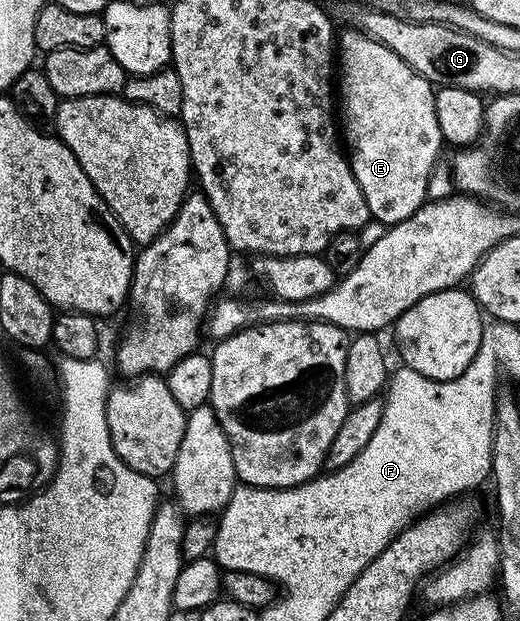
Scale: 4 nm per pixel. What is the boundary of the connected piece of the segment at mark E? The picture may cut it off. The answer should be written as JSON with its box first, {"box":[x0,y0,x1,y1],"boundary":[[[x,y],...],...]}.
{"box":[337,28,445,224],"boundary":[[[347,28],[344,31],[344,34],[340,33],[337,38],[337,106],[341,111],[341,134],[342,137],[343,134],[347,137],[348,147],[346,146],[346,149],[349,151],[351,170],[354,172],[357,184],[365,196],[365,204],[369,204],[369,212],[372,219],[376,222],[394,224],[405,220],[409,216],[413,216],[413,212],[417,212],[417,208],[428,201],[427,185],[431,179],[431,172],[440,161],[439,149],[444,149],[445,146],[441,136],[441,128],[437,128],[437,112],[435,111],[436,87],[432,86],[429,80],[425,80],[417,72],[413,72],[413,68],[409,68],[409,64],[405,64],[405,60],[401,60],[401,56],[397,56],[397,52],[385,48],[385,44],[373,40],[367,34],[363,34],[360,30],[354,28]]]}

